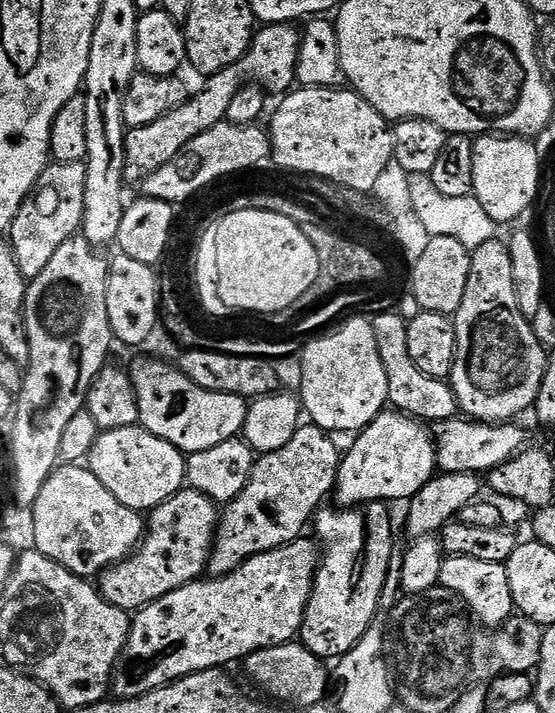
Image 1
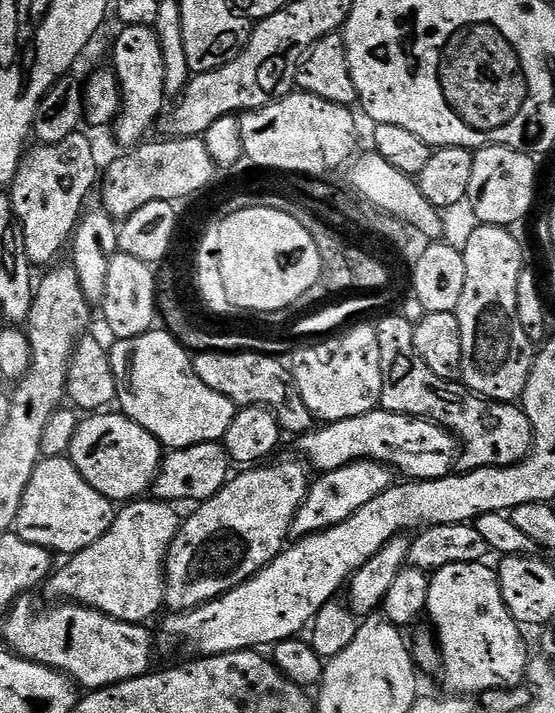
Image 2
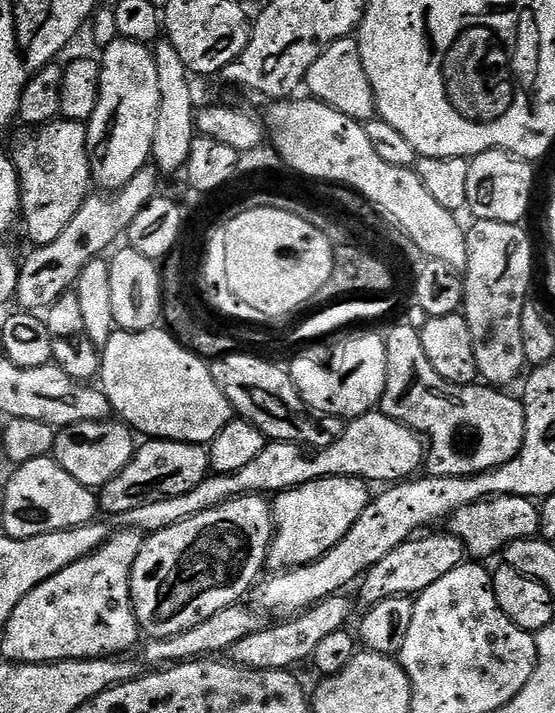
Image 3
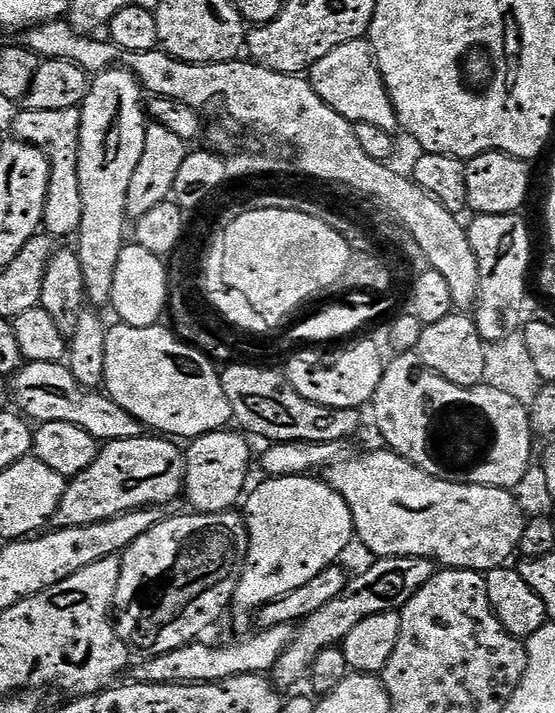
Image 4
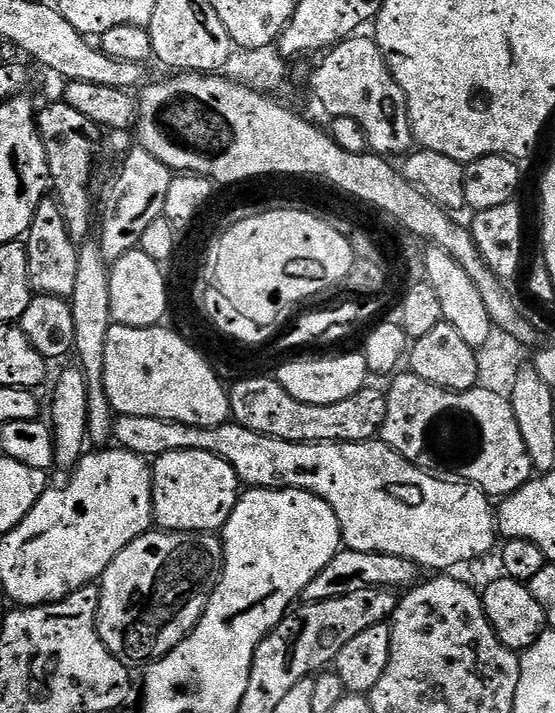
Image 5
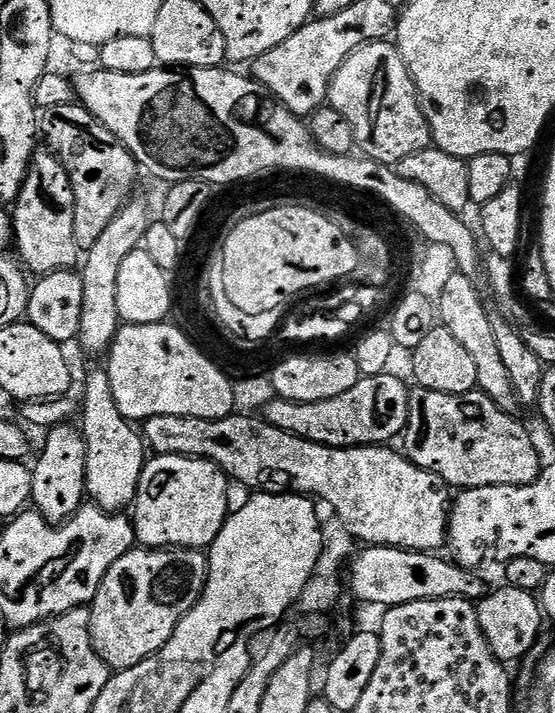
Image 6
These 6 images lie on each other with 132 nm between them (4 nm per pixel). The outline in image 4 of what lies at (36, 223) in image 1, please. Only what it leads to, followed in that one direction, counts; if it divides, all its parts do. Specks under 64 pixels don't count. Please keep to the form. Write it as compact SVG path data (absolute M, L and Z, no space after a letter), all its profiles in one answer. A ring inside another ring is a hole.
M20 110L12 120L11 135L44 152L50 166L43 231L53 238L75 237L82 222L82 190L78 186L76 146L80 138L80 110Z

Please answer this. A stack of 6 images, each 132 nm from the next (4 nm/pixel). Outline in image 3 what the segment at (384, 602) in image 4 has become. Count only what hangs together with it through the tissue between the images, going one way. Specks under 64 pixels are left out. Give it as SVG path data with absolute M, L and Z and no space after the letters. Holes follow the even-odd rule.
M444 530L434 533L433 536L423 536L408 540L402 546L390 550L390 554L382 558L382 562L378 562L366 573L359 585L360 596L365 600L365 605L377 604L391 596L415 597L434 586L438 578L446 578L450 570L465 563L464 543L452 535L451 531Z

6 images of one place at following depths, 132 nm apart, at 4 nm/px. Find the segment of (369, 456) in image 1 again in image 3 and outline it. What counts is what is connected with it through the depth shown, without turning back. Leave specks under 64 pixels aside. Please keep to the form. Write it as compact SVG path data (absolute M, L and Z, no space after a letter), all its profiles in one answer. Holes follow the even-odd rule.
M331 476L325 480L306 482L297 488L279 493L271 501L274 535L268 551L267 567L273 573L287 572L303 564L322 558L358 522L362 510L366 510L370 499L369 485L362 480L351 480L345 476Z

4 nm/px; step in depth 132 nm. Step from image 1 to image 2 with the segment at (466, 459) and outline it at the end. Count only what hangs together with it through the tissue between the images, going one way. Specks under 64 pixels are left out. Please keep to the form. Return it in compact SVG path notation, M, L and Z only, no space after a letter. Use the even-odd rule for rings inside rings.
M377 410L358 414L358 418L333 420L303 433L299 440L301 450L308 455L307 463L312 463L320 474L342 470L342 466L350 466L360 460L377 460L397 473L405 472L408 475L405 477L415 482L451 476L458 464L458 441L443 424L397 412Z

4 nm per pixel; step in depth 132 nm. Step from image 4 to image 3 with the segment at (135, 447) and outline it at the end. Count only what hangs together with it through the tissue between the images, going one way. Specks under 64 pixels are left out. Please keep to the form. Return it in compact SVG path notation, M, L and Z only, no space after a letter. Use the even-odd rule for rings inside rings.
M148 438L137 447L132 461L110 482L105 484L98 496L98 504L110 515L123 517L124 513L142 506L157 496L177 496L194 490L210 474L208 448L199 444L183 444L177 440Z

